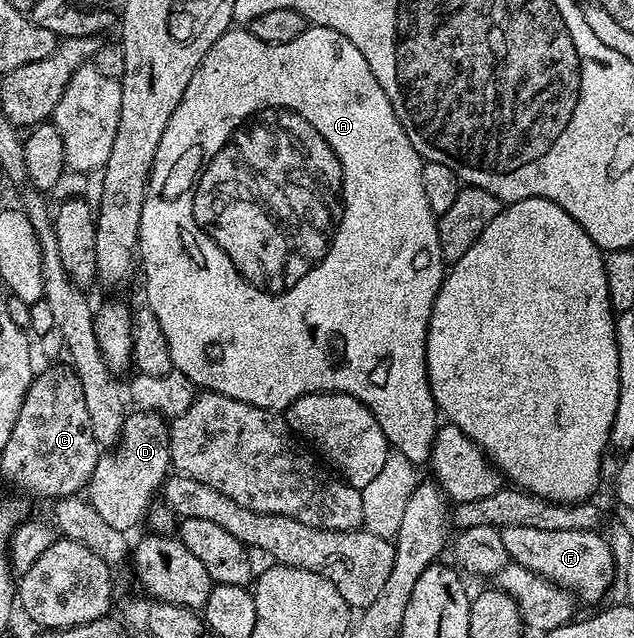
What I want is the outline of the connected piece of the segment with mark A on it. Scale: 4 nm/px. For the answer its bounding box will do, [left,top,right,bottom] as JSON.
[136,26,444,465]

